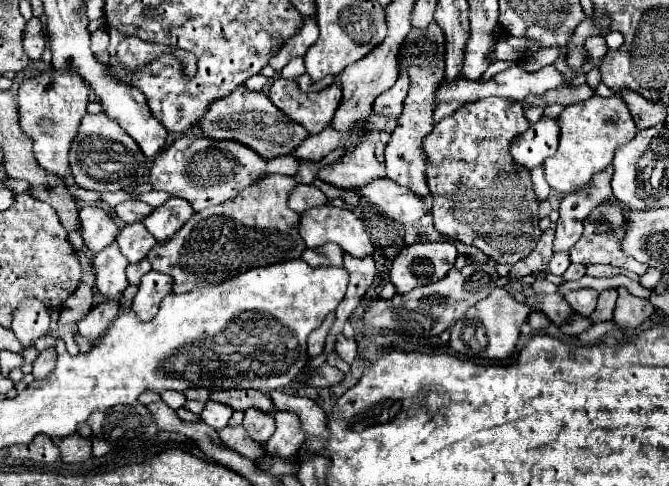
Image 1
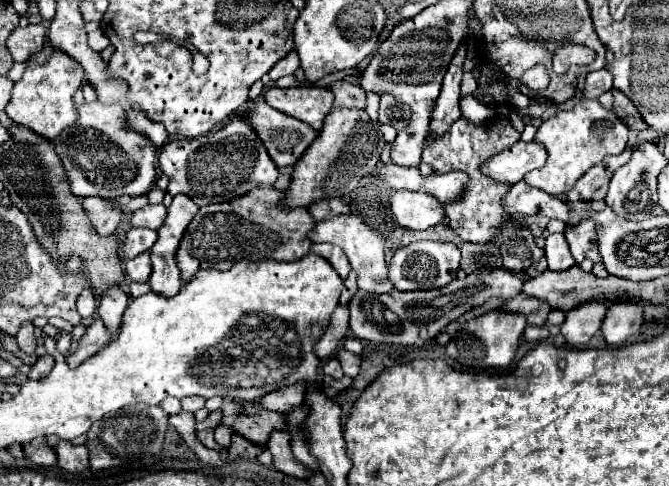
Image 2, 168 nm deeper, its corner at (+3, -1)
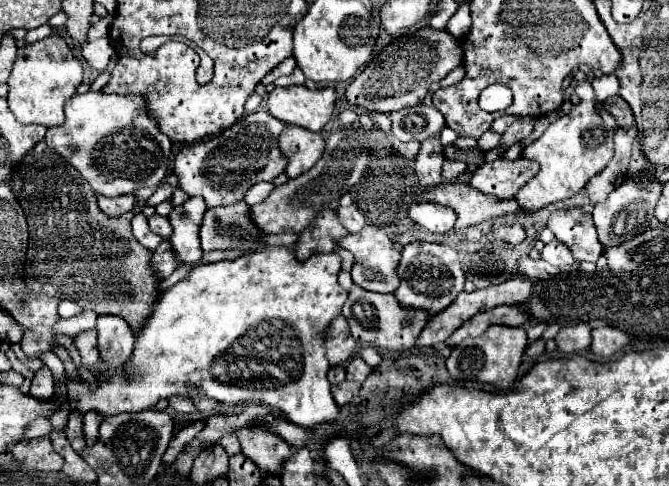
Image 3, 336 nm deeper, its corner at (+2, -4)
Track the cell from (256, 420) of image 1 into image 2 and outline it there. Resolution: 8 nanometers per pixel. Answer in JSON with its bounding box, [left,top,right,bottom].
[227,435,261,463]

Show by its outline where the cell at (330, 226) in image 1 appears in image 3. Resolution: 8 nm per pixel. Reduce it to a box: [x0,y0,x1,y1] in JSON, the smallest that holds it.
[338,226,400,294]

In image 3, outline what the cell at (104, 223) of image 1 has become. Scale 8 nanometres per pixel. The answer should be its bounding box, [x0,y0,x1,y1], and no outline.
[98,194,134,216]

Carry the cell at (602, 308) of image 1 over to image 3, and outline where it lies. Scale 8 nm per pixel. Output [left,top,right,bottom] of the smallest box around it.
[556,324,592,354]

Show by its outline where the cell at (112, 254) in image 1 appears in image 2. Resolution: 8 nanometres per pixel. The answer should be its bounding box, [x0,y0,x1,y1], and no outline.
[99,287,129,337]

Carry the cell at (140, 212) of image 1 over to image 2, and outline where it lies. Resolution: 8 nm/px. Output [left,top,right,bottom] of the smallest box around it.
[131,203,167,229]

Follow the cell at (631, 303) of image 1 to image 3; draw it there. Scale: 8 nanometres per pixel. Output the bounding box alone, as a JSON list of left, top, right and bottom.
[590,326,628,356]

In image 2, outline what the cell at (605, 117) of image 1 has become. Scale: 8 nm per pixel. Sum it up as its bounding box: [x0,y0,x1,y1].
[525,99,629,195]

